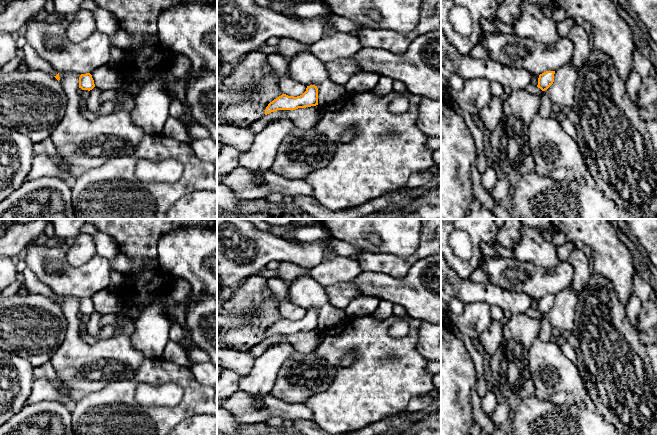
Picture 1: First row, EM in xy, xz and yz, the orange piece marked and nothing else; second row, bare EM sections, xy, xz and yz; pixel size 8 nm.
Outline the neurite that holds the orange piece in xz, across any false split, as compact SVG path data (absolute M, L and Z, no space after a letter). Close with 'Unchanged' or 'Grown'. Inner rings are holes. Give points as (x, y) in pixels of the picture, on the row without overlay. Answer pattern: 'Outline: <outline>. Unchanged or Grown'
Outline: M315 309L307 310L306 315L297 321L282 318L268 328L265 339L277 334L295 334L318 329L318 312Z. Unchanged

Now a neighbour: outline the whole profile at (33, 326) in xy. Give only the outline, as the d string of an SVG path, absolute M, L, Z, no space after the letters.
M42 294L0 296L0 348L25 358L34 367L51 360L64 341L67 326L61 307Z

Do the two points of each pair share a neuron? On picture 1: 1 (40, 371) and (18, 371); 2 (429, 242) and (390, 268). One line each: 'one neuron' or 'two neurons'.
1: two neurons
2: one neuron

